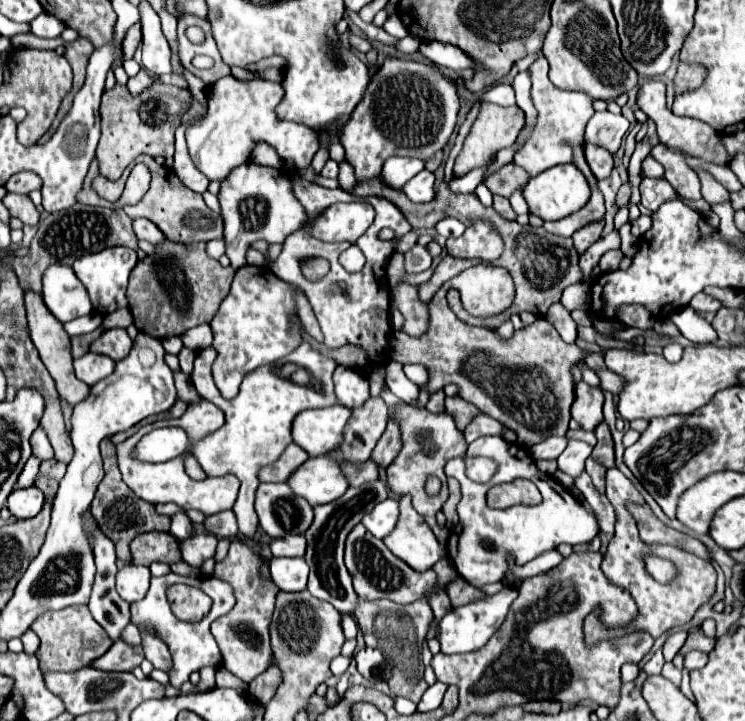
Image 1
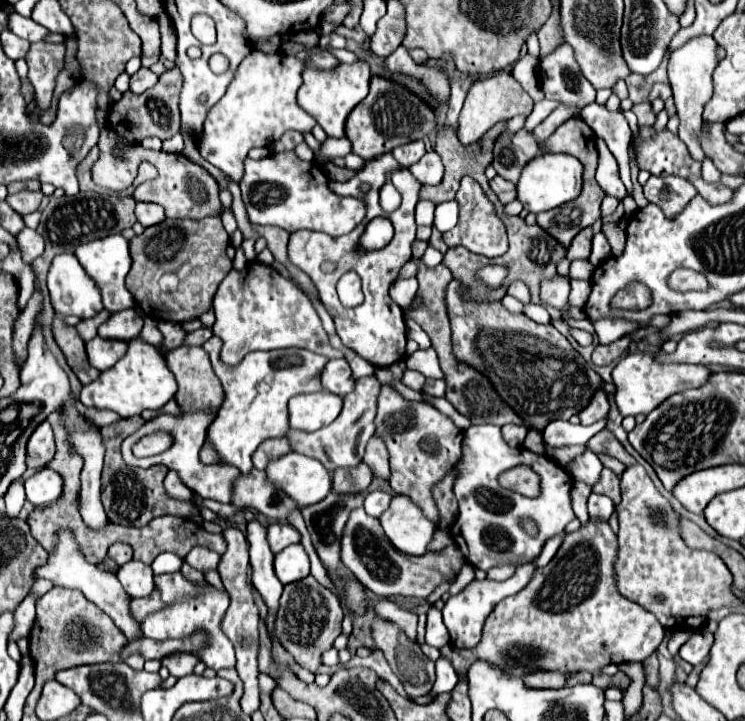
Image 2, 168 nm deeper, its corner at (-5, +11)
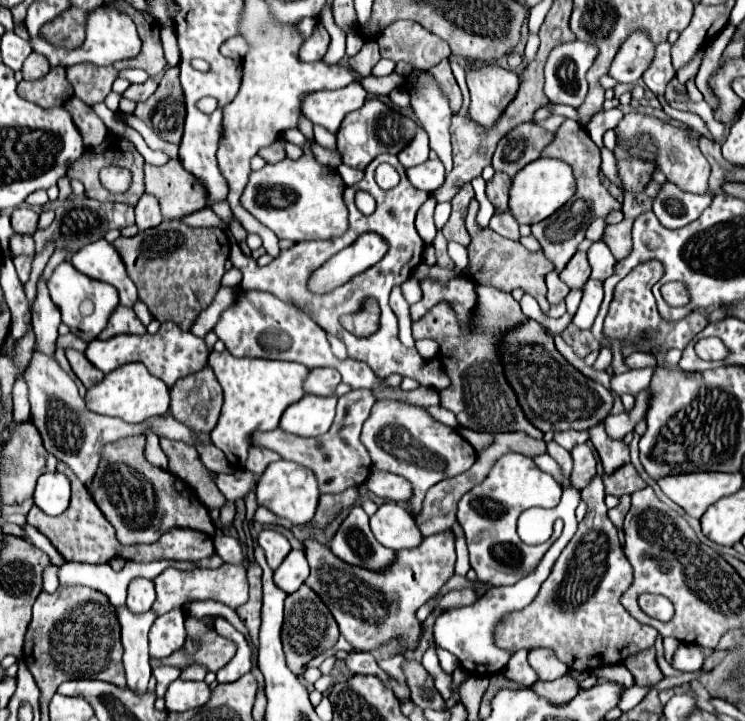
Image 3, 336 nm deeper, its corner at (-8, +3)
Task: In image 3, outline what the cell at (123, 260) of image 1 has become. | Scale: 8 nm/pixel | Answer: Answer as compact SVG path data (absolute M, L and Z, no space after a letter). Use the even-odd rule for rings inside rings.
M100 239L80 249L80 253L72 257L72 265L92 279L114 285L120 295L120 305L134 307L134 303L138 301L136 285L128 277L122 257L106 239Z

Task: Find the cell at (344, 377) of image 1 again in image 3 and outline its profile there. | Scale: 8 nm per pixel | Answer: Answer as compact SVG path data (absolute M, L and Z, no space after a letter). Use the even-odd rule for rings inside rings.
M312 369L306 381L306 393L314 393L320 397L334 395L342 377L336 369Z

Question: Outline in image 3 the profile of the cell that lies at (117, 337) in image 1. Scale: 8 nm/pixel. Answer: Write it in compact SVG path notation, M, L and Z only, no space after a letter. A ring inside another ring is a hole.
M116 307L114 315L108 319L108 327L98 335L98 339L110 339L116 335L124 335L124 333L132 333L132 335L144 335L146 327L140 323L140 319L136 317L136 313L132 309L124 309L124 307Z

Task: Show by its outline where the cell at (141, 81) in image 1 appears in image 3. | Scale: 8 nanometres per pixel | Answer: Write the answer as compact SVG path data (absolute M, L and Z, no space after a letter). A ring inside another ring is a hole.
M148 79L146 83L140 83L140 85L130 85L126 91L124 91L124 97L126 99L132 99L132 101L146 101L154 91L156 91L158 83L154 79Z

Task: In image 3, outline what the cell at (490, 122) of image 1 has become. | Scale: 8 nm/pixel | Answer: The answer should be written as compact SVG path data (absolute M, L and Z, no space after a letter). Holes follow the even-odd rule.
M488 65L468 71L466 81L470 89L468 117L486 129L492 129L518 93L518 75L498 65Z

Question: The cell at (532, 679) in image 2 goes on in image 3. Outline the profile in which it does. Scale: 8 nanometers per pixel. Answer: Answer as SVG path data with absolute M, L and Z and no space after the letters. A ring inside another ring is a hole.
M532 649L528 653L528 663L540 681L554 681L568 671L568 667L562 665L562 661L558 661L550 649Z

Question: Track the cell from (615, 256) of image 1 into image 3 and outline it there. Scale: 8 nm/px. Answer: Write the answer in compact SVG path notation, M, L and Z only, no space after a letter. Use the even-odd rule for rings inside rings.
M604 241L592 243L592 247L588 249L588 259L590 259L590 267L592 267L592 275L590 275L592 279L604 281L606 277L612 275L616 259Z

